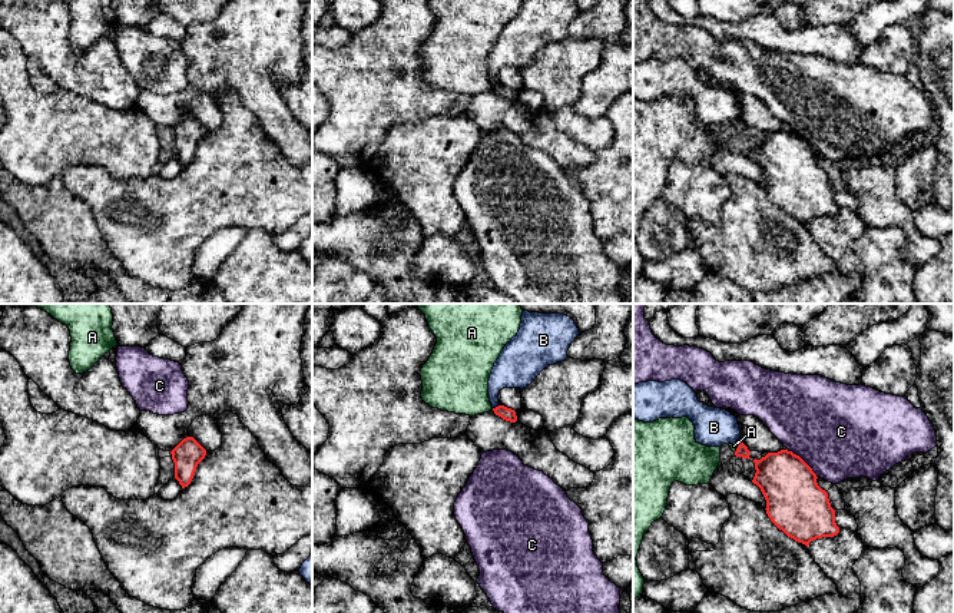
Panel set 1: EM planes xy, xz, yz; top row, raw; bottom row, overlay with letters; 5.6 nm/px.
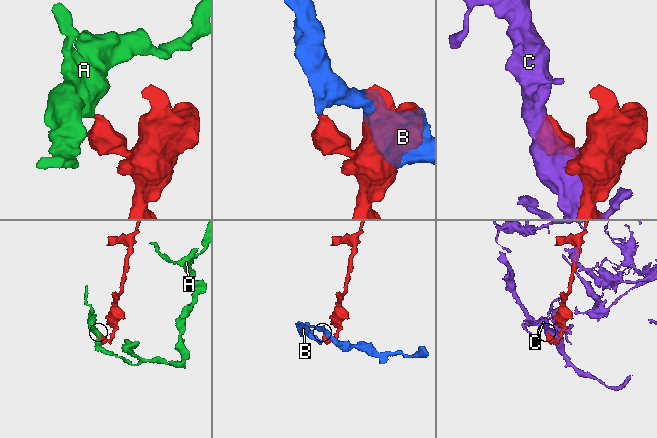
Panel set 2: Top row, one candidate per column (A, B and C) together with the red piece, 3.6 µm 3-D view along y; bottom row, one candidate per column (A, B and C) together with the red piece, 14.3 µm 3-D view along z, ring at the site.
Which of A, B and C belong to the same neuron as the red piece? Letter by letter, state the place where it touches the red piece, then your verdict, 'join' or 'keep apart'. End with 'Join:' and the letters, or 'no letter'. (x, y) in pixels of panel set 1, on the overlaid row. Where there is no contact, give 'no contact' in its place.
A: meets red in yz at (738, 447); keep apart
B: meets red in xz at (496, 407); keep apart
C: meets red in yz at (805, 463); keep apart
Join: no letter

